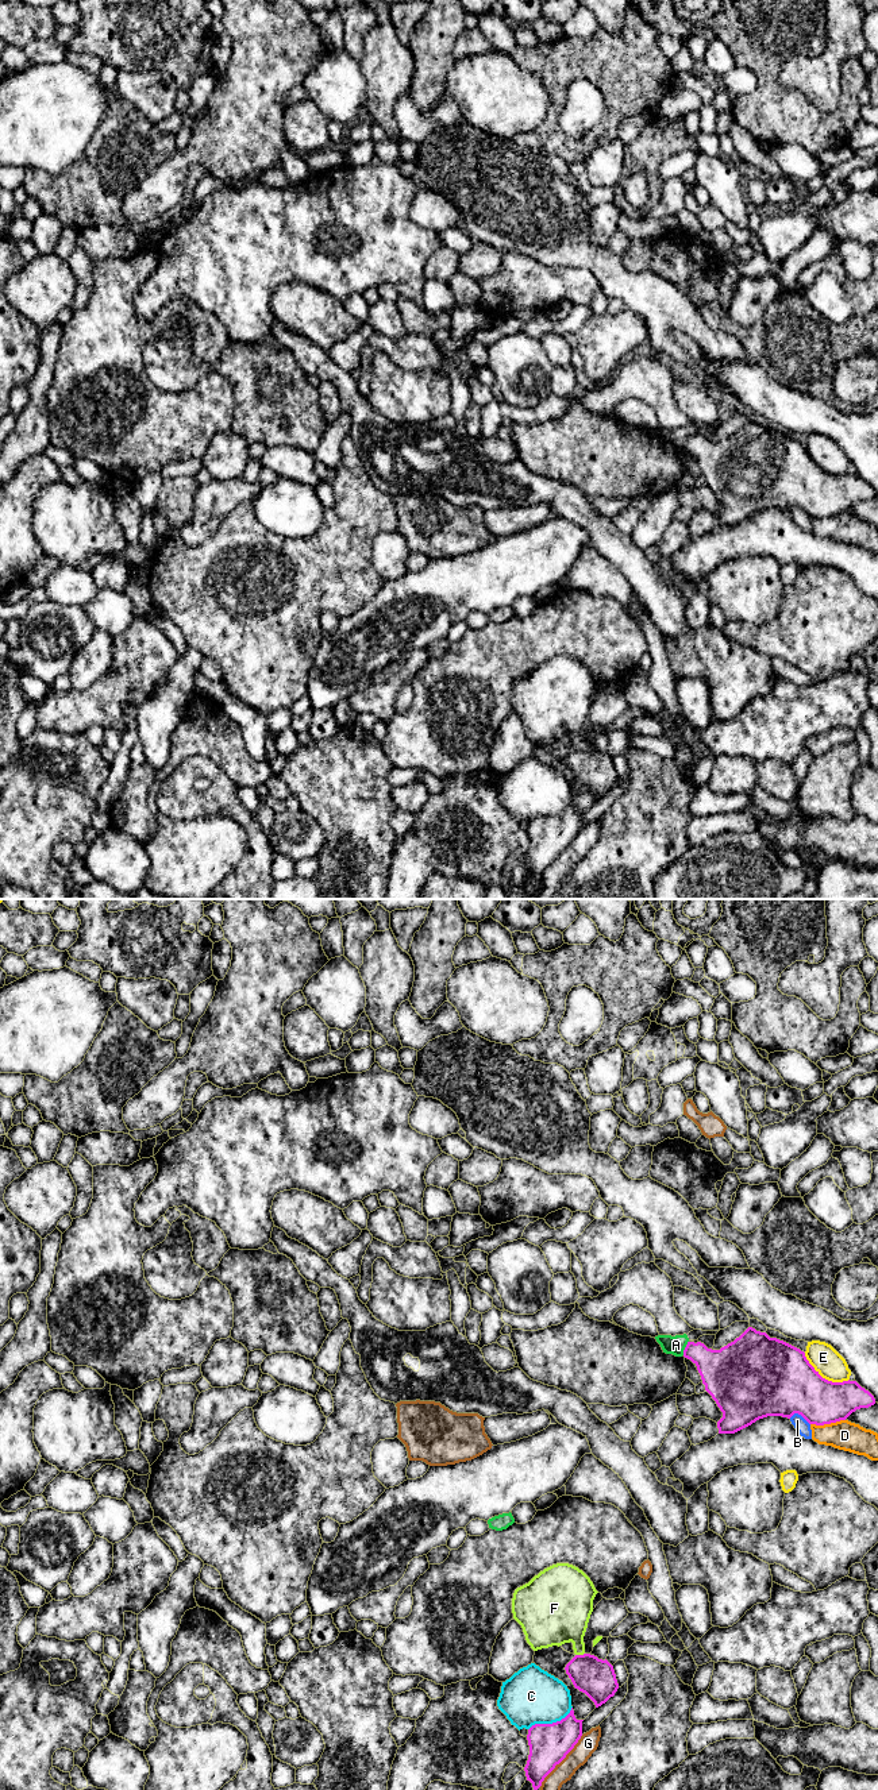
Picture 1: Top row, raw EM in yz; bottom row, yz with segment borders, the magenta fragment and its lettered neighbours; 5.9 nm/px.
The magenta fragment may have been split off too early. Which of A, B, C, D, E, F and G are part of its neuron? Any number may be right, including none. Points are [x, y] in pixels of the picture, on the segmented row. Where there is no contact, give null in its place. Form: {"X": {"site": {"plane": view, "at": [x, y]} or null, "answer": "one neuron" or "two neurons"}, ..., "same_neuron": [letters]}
{"A": {"site": {"plane": "yz", "at": [685, 1347]}, "answer": "two neurons"}, "B": {"site": {"plane": "yz", "at": [800, 1414]}, "answer": "two neurons"}, "C": {"site": {"plane": "yz", "at": [553, 1723]}, "answer": "two neurons"}, "D": {"site": {"plane": "yz", "at": [827, 1423]}, "answer": "two neurons"}, "E": {"site": {"plane": "yz", "at": [824, 1378]}, "answer": "two neurons"}, "F": {"site": {"plane": "yz", "at": [580, 1655]}, "answer": "two neurons"}, "G": {"site": {"plane": "yz", "at": [561, 1760]}, "answer": "two neurons"}, "same_neuron": []}

